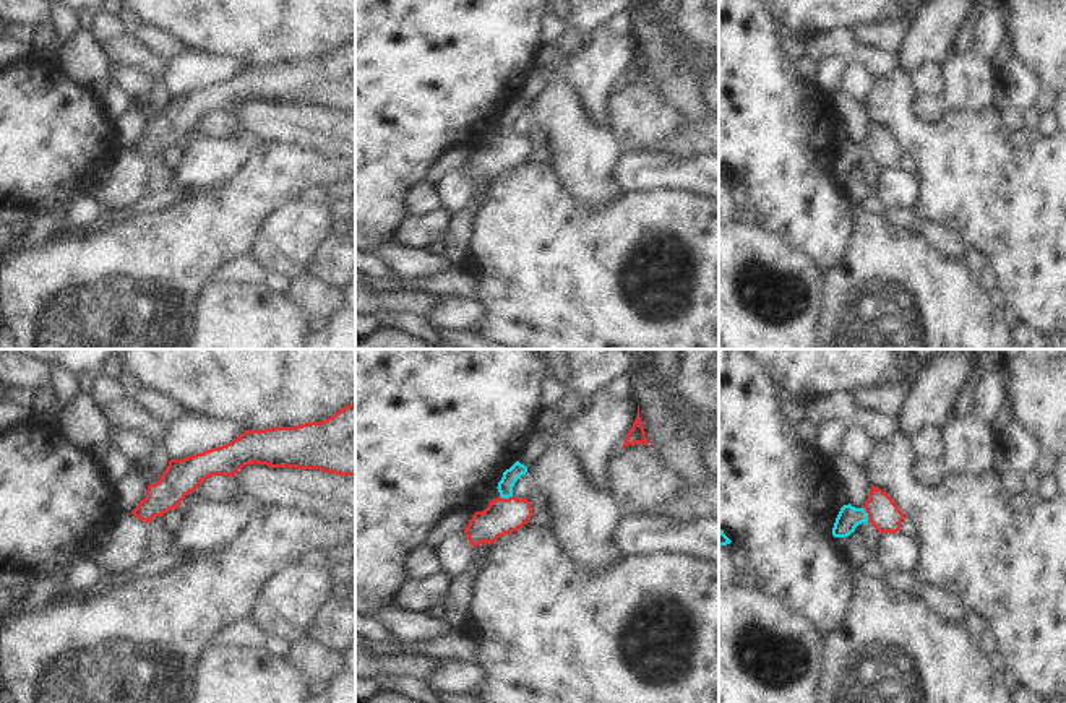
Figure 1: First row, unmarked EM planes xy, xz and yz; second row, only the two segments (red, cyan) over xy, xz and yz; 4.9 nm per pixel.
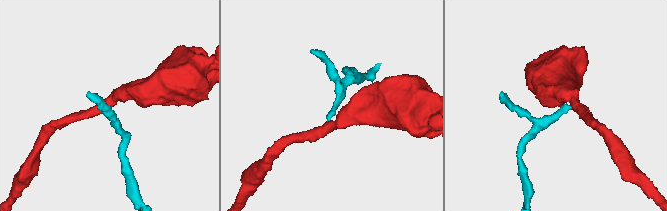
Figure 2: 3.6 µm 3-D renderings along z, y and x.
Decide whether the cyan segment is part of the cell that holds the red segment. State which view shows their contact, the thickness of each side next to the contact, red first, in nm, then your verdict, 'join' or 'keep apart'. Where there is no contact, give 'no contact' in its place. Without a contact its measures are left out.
yz | 160/120 nm | keep apart

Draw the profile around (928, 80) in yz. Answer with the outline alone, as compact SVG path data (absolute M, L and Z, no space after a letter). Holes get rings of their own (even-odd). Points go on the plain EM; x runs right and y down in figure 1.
M925 63L915 70L912 78L917 94L943 99L946 91L946 68L943 63Z

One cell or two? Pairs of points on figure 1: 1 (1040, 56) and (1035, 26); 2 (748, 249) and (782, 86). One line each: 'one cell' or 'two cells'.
1: one cell
2: two cells

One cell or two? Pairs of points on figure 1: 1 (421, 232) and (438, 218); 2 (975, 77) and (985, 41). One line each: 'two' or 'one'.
1: one
2: two

